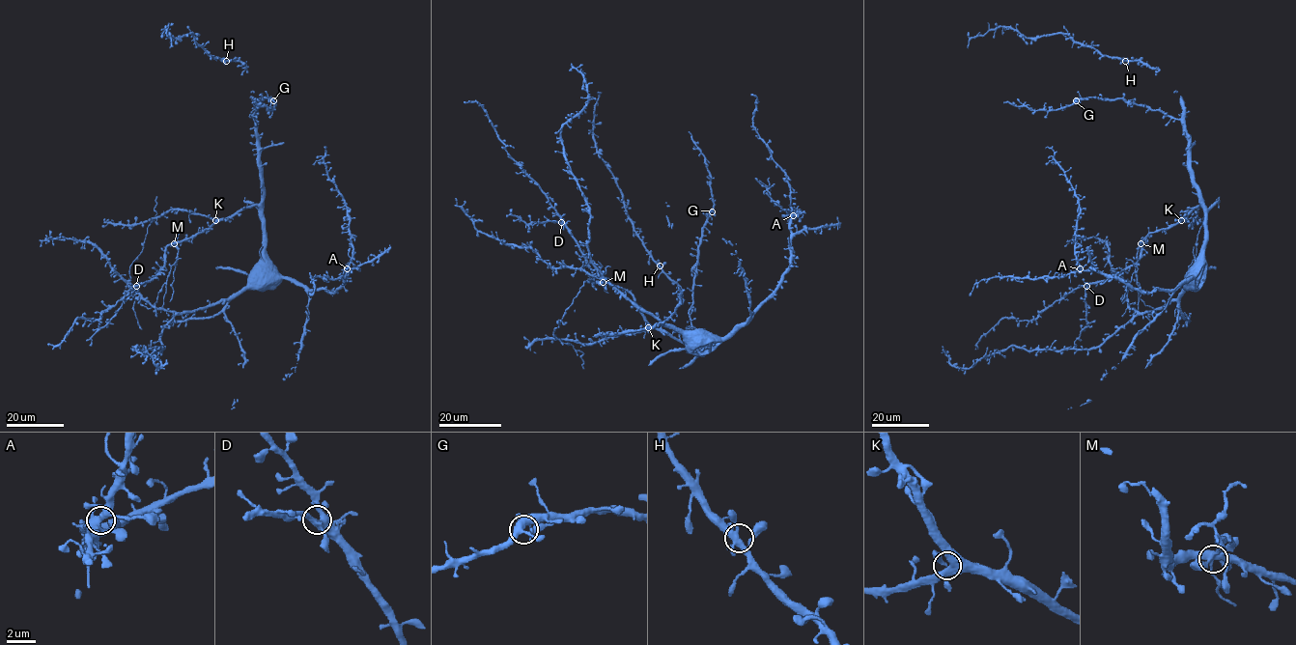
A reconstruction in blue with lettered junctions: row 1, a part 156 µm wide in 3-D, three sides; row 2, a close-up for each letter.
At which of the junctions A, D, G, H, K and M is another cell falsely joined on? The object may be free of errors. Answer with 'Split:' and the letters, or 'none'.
Split: M

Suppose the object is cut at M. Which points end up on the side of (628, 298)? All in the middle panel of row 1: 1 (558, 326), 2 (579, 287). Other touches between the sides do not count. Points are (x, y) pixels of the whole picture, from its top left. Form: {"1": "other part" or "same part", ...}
{"1": "other part", "2": "other part"}

